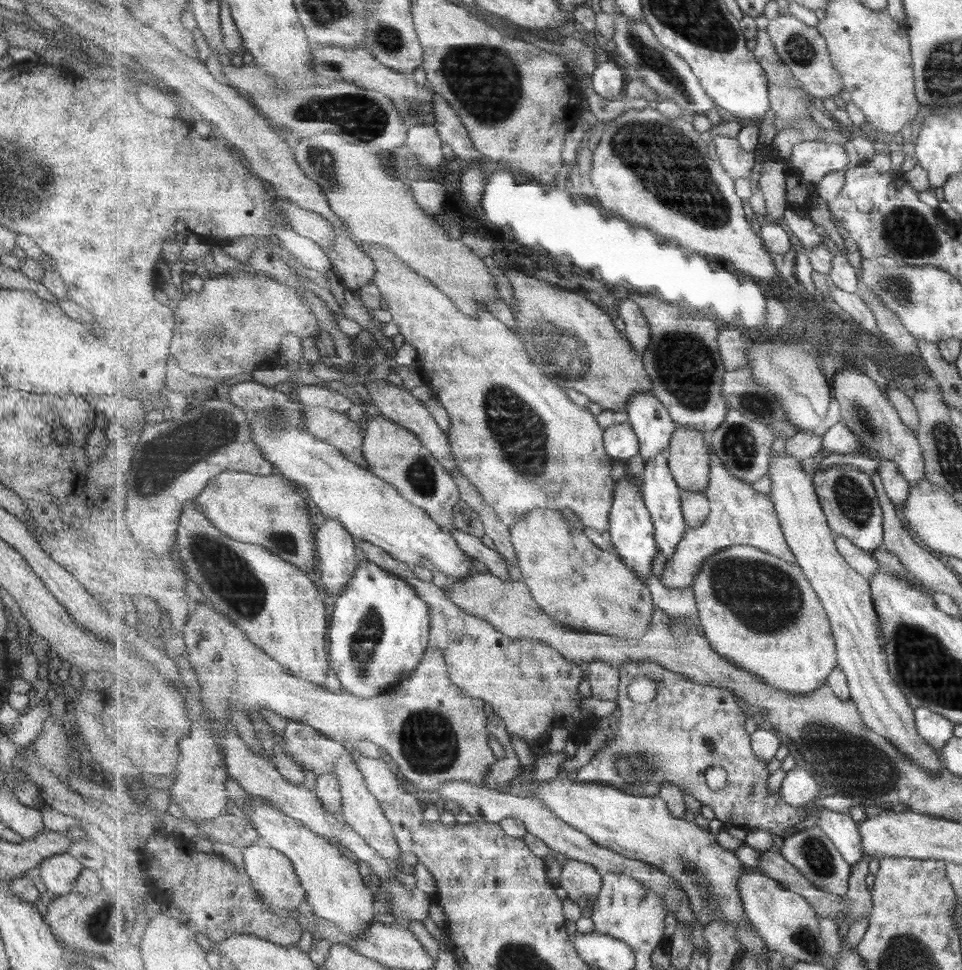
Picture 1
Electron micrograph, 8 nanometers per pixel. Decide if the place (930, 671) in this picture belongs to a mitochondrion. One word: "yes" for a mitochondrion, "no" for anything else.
yes

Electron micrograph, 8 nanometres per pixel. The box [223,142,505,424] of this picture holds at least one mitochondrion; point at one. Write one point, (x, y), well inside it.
(322, 160)

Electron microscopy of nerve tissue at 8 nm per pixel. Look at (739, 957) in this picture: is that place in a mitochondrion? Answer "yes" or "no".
no

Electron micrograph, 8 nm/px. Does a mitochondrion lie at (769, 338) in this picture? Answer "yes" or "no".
no

